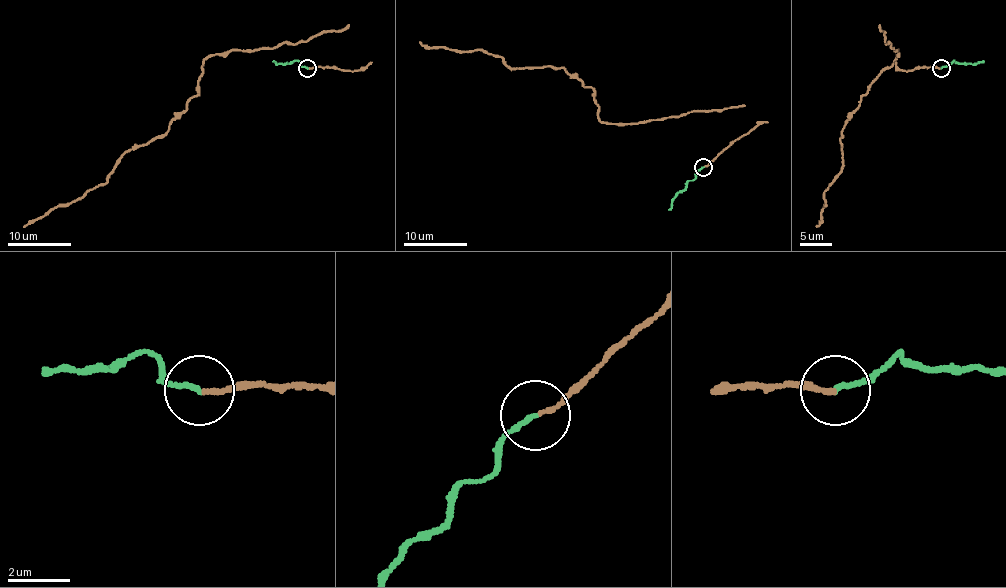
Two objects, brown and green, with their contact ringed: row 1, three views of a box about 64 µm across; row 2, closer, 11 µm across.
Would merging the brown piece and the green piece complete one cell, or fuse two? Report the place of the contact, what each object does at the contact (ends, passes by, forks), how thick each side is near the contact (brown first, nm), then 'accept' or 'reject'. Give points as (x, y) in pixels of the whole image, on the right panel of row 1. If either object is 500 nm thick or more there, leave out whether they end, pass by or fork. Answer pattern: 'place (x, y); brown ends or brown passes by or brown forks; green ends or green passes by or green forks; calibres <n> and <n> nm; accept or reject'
place (941, 68); brown ends; green ends; calibres 140 and 150 nm; accept

